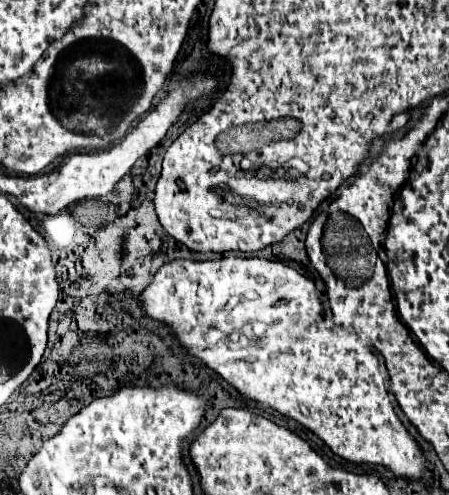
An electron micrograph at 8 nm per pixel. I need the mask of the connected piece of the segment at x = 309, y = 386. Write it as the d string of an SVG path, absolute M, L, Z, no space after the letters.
M223 256L223 259L217 259L217 261L185 261L185 259L179 259L179 261L169 261L165 263L153 283L141 293L141 301L143 301L143 307L147 311L147 315L151 319L157 319L157 321L163 321L167 325L173 327L179 343L195 357L203 359L203 363L211 369L215 369L225 381L229 381L235 389L239 389L245 397L253 399L253 401L259 401L259 403L265 403L269 405L271 409L279 411L281 415L287 415L291 419L295 419L297 423L305 425L307 429L311 429L315 435L319 435L335 455L347 459L347 461L353 461L353 463L379 463L379 465L387 465L393 473L401 475L401 477L411 477L411 479L419 479L421 473L423 473L423 455L421 455L421 449L417 447L415 439L407 433L407 429L403 427L403 423L399 421L399 417L395 415L393 411L393 405L391 405L391 399L389 399L389 393L387 393L387 379L385 375L381 375L381 367L379 367L379 361L377 361L377 355L373 351L373 347L363 341L359 341L359 337L351 331L347 333L343 327L335 327L333 323L325 321L323 319L323 307L321 307L321 301L319 301L319 295L315 291L315 285L311 279L303 277L301 273L297 273L295 269L279 263L279 261L269 261L269 259L259 259L259 257L231 257Z

